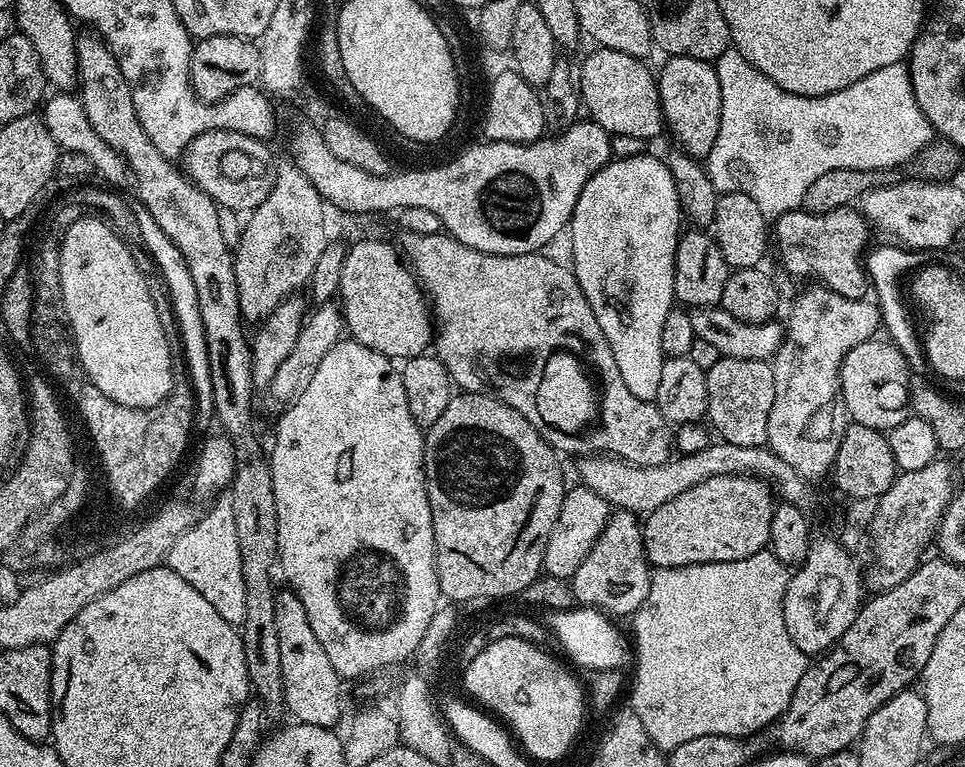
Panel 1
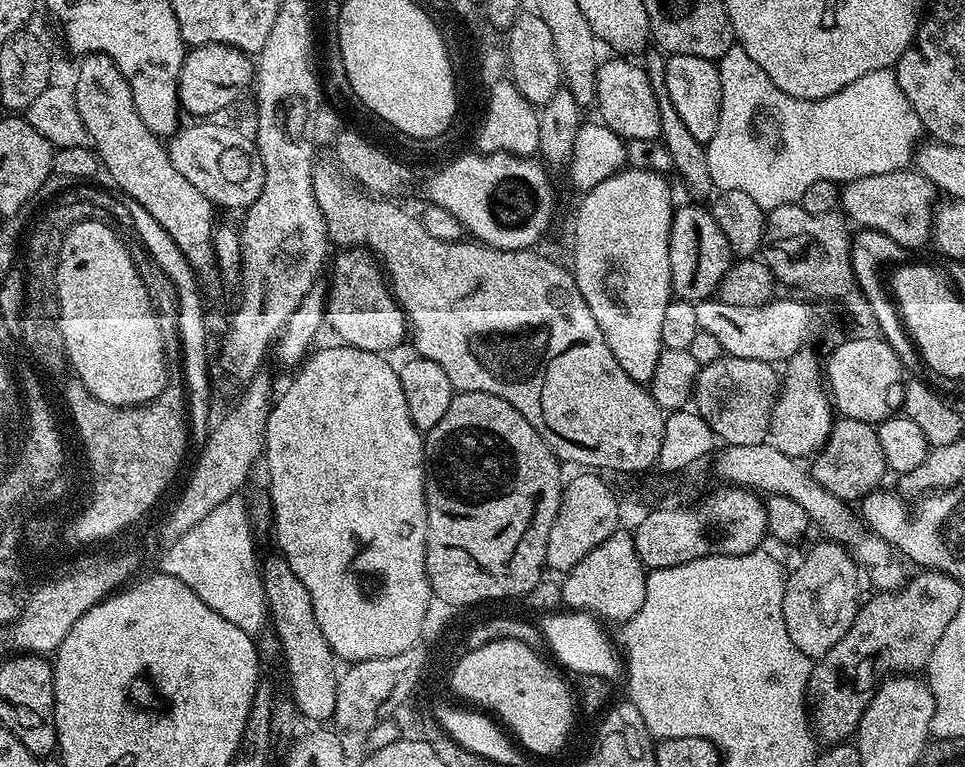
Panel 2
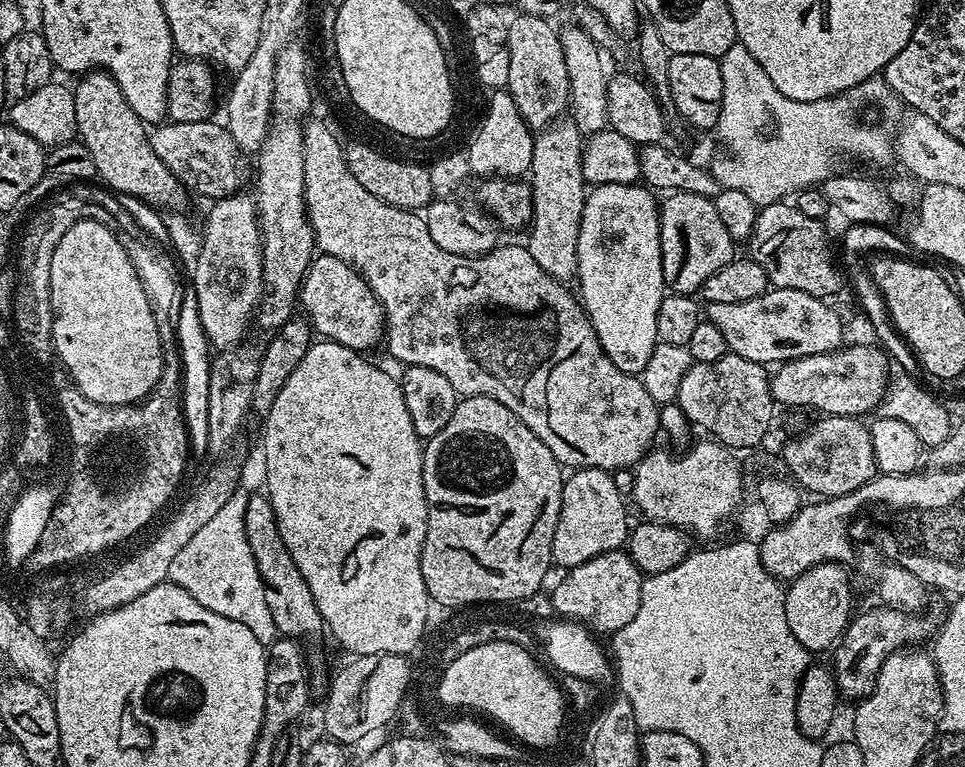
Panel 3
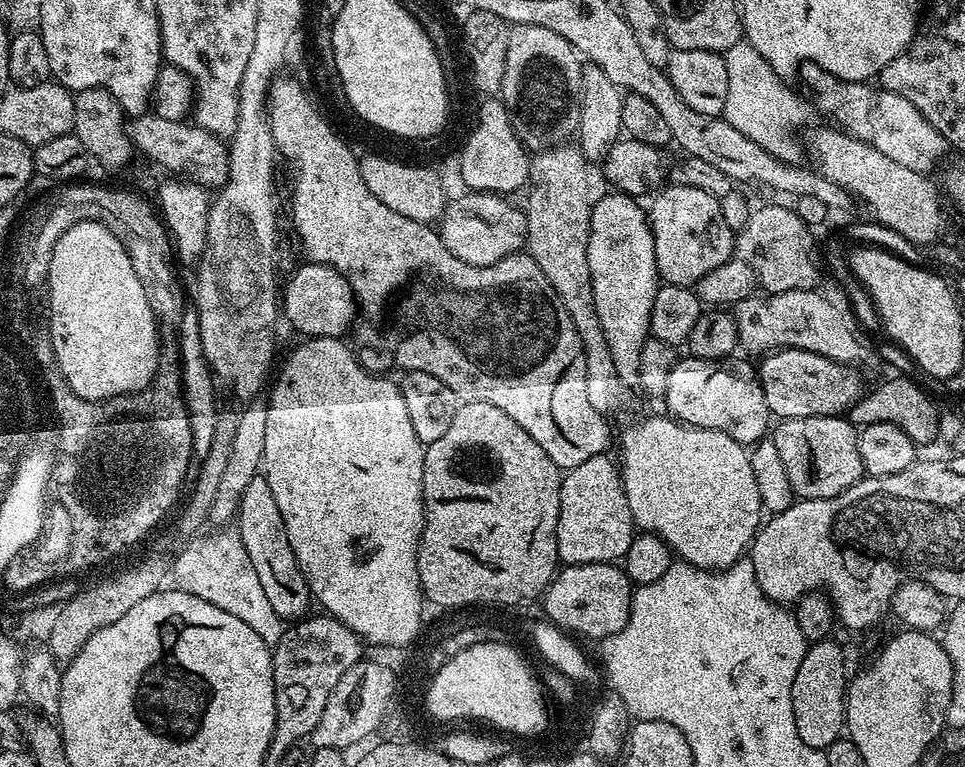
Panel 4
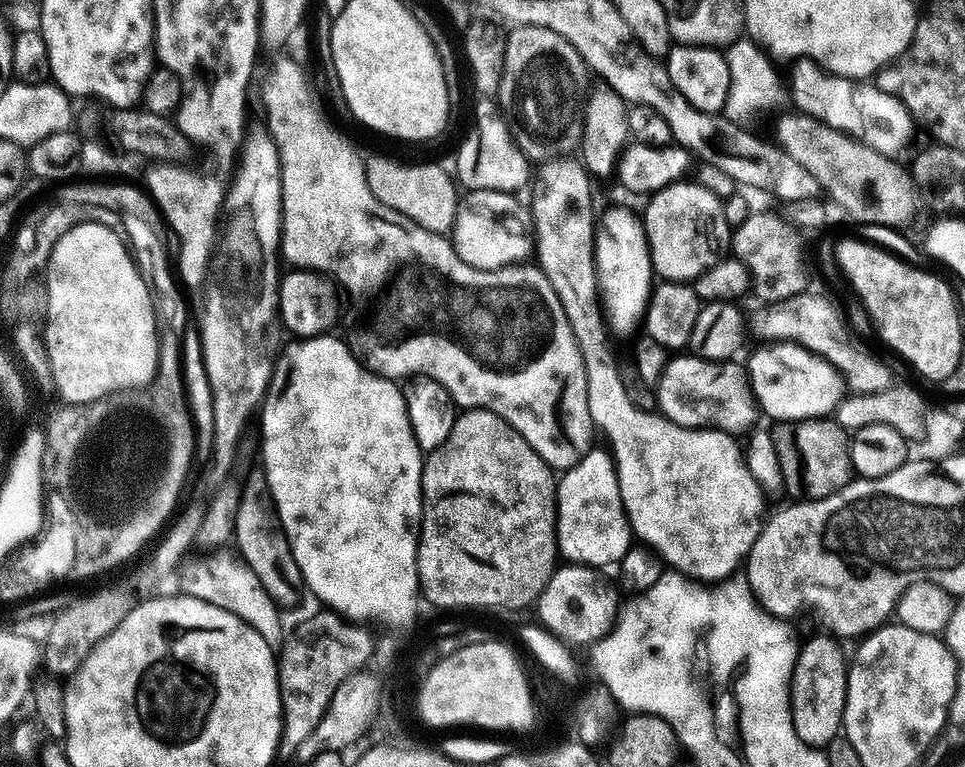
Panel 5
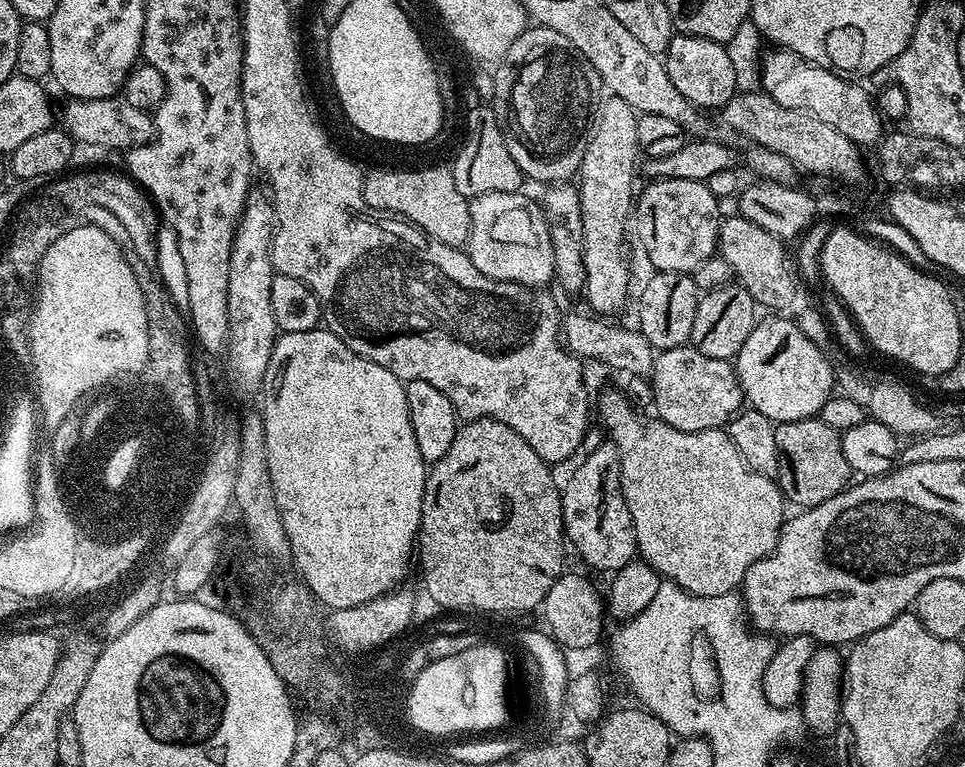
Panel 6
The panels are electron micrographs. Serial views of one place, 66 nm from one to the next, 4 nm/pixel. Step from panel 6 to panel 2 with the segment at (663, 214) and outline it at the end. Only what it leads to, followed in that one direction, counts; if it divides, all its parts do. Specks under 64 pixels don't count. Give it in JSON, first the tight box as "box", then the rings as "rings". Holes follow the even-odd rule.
{"box":[669,204,734,302],"rings":[[[696,204],[675,209],[670,226],[669,256],[672,296],[693,302],[715,297],[726,270],[734,263],[734,253],[730,242],[726,242],[726,234],[722,234],[722,226],[718,226],[707,207],[699,208]]]}

